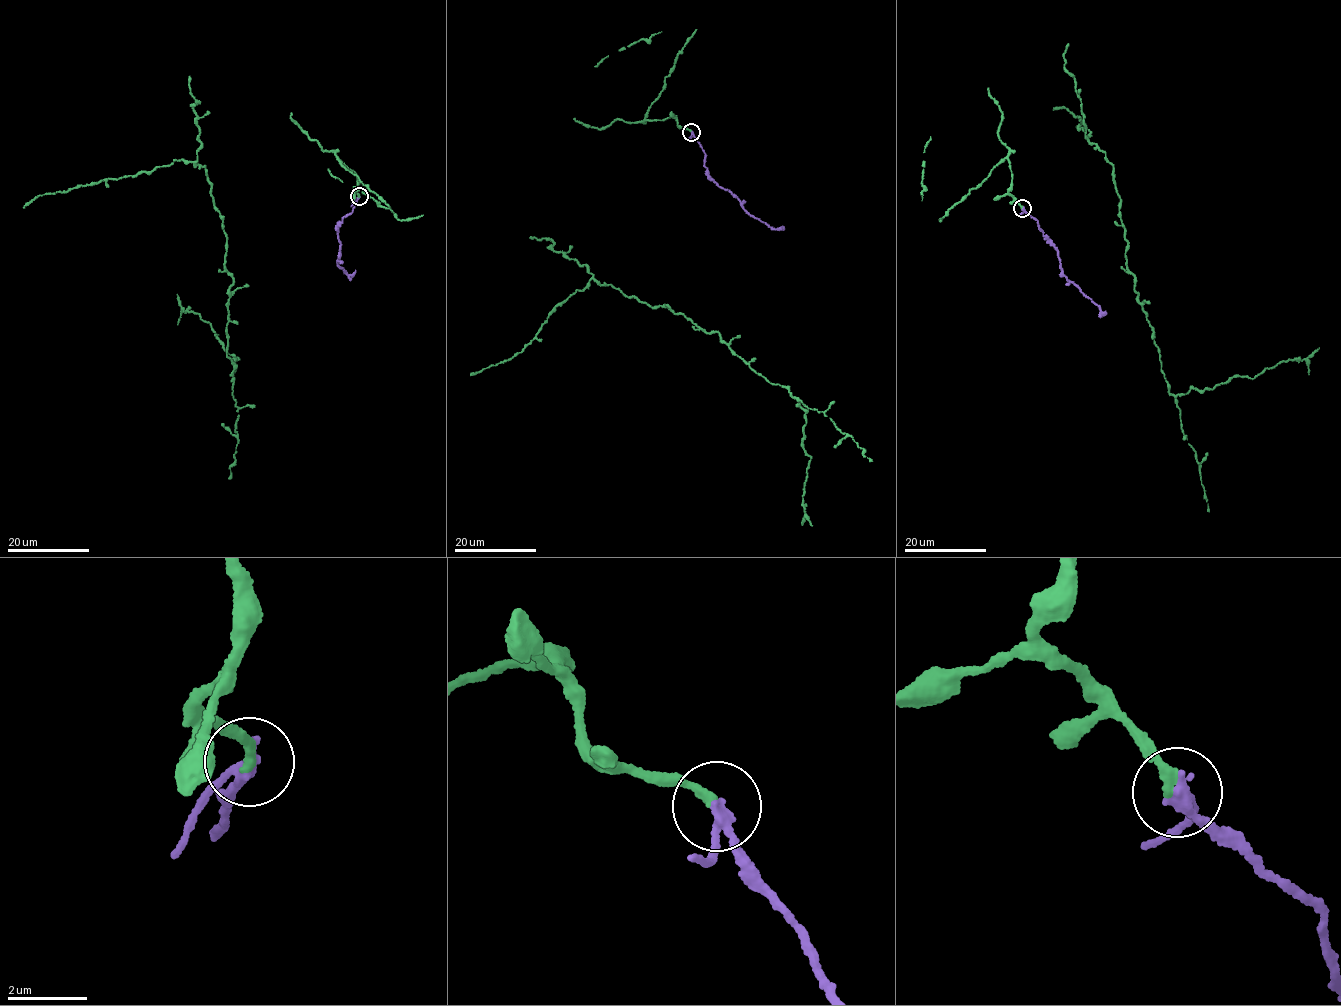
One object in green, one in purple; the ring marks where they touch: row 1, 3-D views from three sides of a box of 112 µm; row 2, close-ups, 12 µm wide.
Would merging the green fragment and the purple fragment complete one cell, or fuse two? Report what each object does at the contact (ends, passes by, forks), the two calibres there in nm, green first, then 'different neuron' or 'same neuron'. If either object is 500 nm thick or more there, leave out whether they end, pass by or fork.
green ends | purple passes by | 260/240 nm | same neuron

